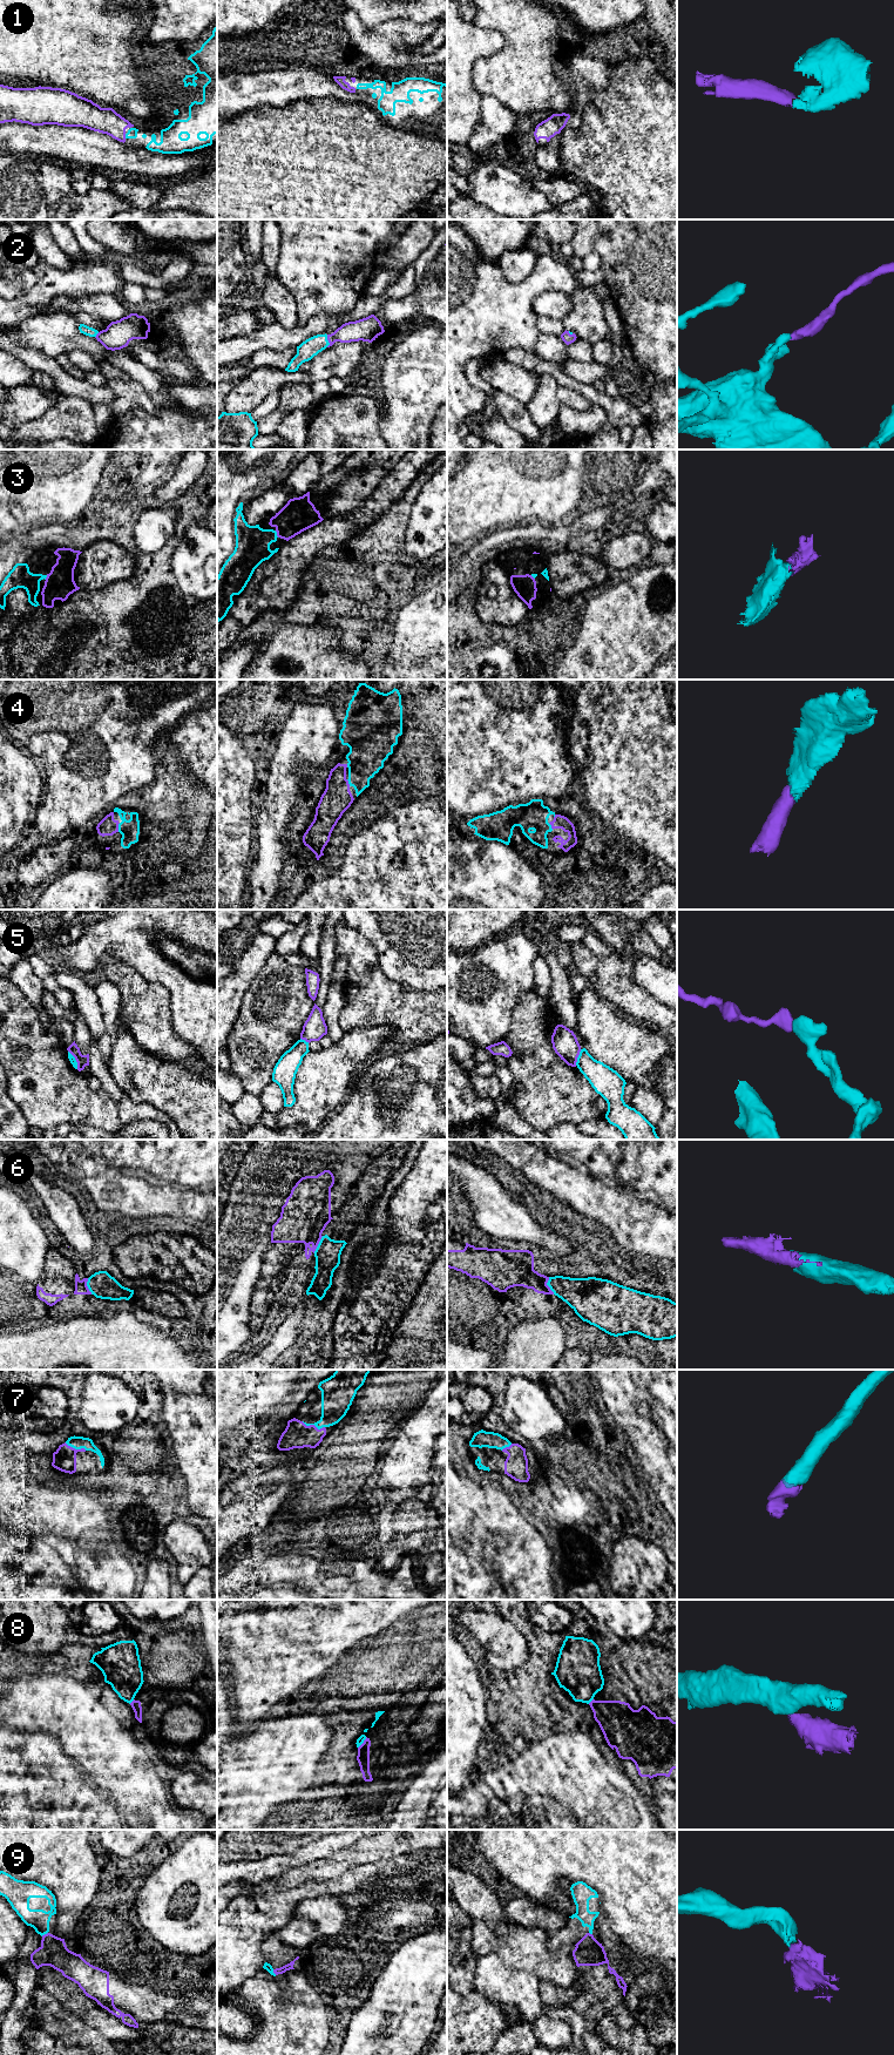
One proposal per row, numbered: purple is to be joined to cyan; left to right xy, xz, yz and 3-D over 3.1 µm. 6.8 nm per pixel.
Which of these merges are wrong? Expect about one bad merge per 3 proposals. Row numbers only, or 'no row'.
5, 6, 8

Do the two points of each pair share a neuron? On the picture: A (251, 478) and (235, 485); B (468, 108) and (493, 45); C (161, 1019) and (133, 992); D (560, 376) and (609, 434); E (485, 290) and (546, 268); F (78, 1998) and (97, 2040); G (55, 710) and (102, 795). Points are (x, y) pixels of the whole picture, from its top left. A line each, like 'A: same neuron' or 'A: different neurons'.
A: same neuron
B: same neuron
C: same neuron
D: different neurons
E: same neuron
F: different neurons
G: same neuron

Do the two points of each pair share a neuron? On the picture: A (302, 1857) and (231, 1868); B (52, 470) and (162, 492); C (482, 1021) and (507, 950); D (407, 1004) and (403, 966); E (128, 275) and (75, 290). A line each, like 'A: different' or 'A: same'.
A: same
B: different
C: same
D: different
E: different

